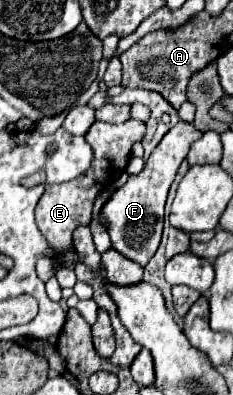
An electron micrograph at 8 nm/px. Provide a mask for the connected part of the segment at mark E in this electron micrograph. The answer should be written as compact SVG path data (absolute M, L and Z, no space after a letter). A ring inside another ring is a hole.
M128 120L122 124L94 122L90 126L90 130L86 132L86 142L94 150L94 160L90 168L84 172L84 176L74 178L72 182L48 186L36 206L36 224L40 232L46 236L48 244L52 244L54 248L68 248L68 244L72 244L72 232L80 224L90 224L96 196L126 170L132 144L142 142L144 134L146 134L146 124L138 120Z

